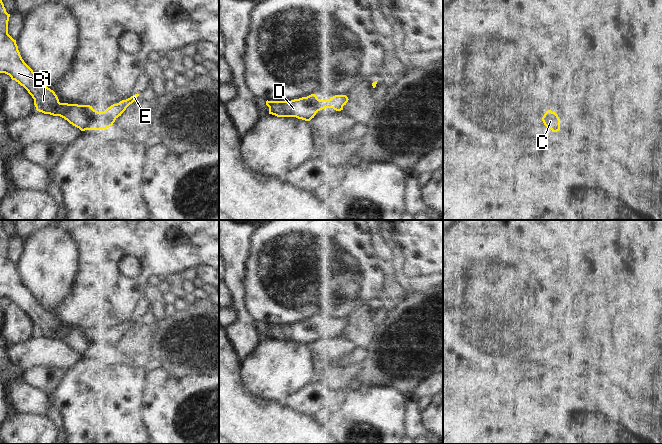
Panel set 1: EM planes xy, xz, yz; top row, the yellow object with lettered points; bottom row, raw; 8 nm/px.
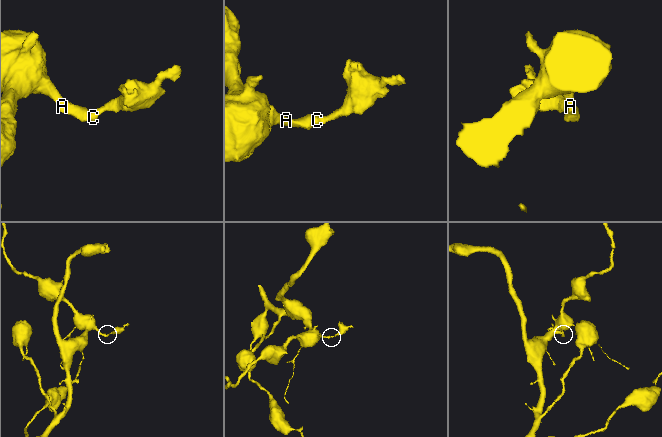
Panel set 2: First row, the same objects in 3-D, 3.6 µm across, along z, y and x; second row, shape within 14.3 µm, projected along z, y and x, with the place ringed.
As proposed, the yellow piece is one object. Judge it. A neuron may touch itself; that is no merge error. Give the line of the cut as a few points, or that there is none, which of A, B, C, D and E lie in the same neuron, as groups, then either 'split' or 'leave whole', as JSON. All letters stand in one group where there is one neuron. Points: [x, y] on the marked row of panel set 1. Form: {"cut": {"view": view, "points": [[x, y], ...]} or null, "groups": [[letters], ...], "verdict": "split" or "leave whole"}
{"cut": null, "groups": [["A", "B", "C", "D", "E"]], "verdict": "leave whole"}

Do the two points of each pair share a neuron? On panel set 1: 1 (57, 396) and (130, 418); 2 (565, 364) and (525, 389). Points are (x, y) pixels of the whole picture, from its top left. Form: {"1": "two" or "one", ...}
{"1": "one", "2": "one"}

